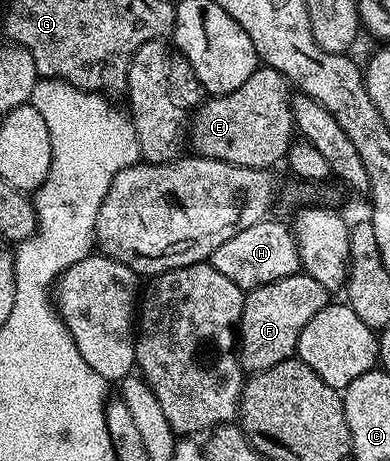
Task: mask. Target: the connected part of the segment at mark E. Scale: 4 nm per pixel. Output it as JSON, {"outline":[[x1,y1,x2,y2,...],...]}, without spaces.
{"outline":[[259,65,255,69,255,73,251,73,251,77,247,77,247,81,243,81,243,85,239,85,239,89,235,89,231,93,226,95,215,95,206,98,206,103,198,109,197,112,192,112,191,122,187,127,187,143,196,154,207,157,208,159,218,159,219,161,227,161,231,165,243,165,244,167,250,167,251,169,259,169,260,167,266,169,276,168,276,163,286,158,289,153,289,144,294,142,295,139,295,128,293,125,293,105,291,102,291,84,288,79,285,79,280,75,275,69,266,67,264,65]]}

